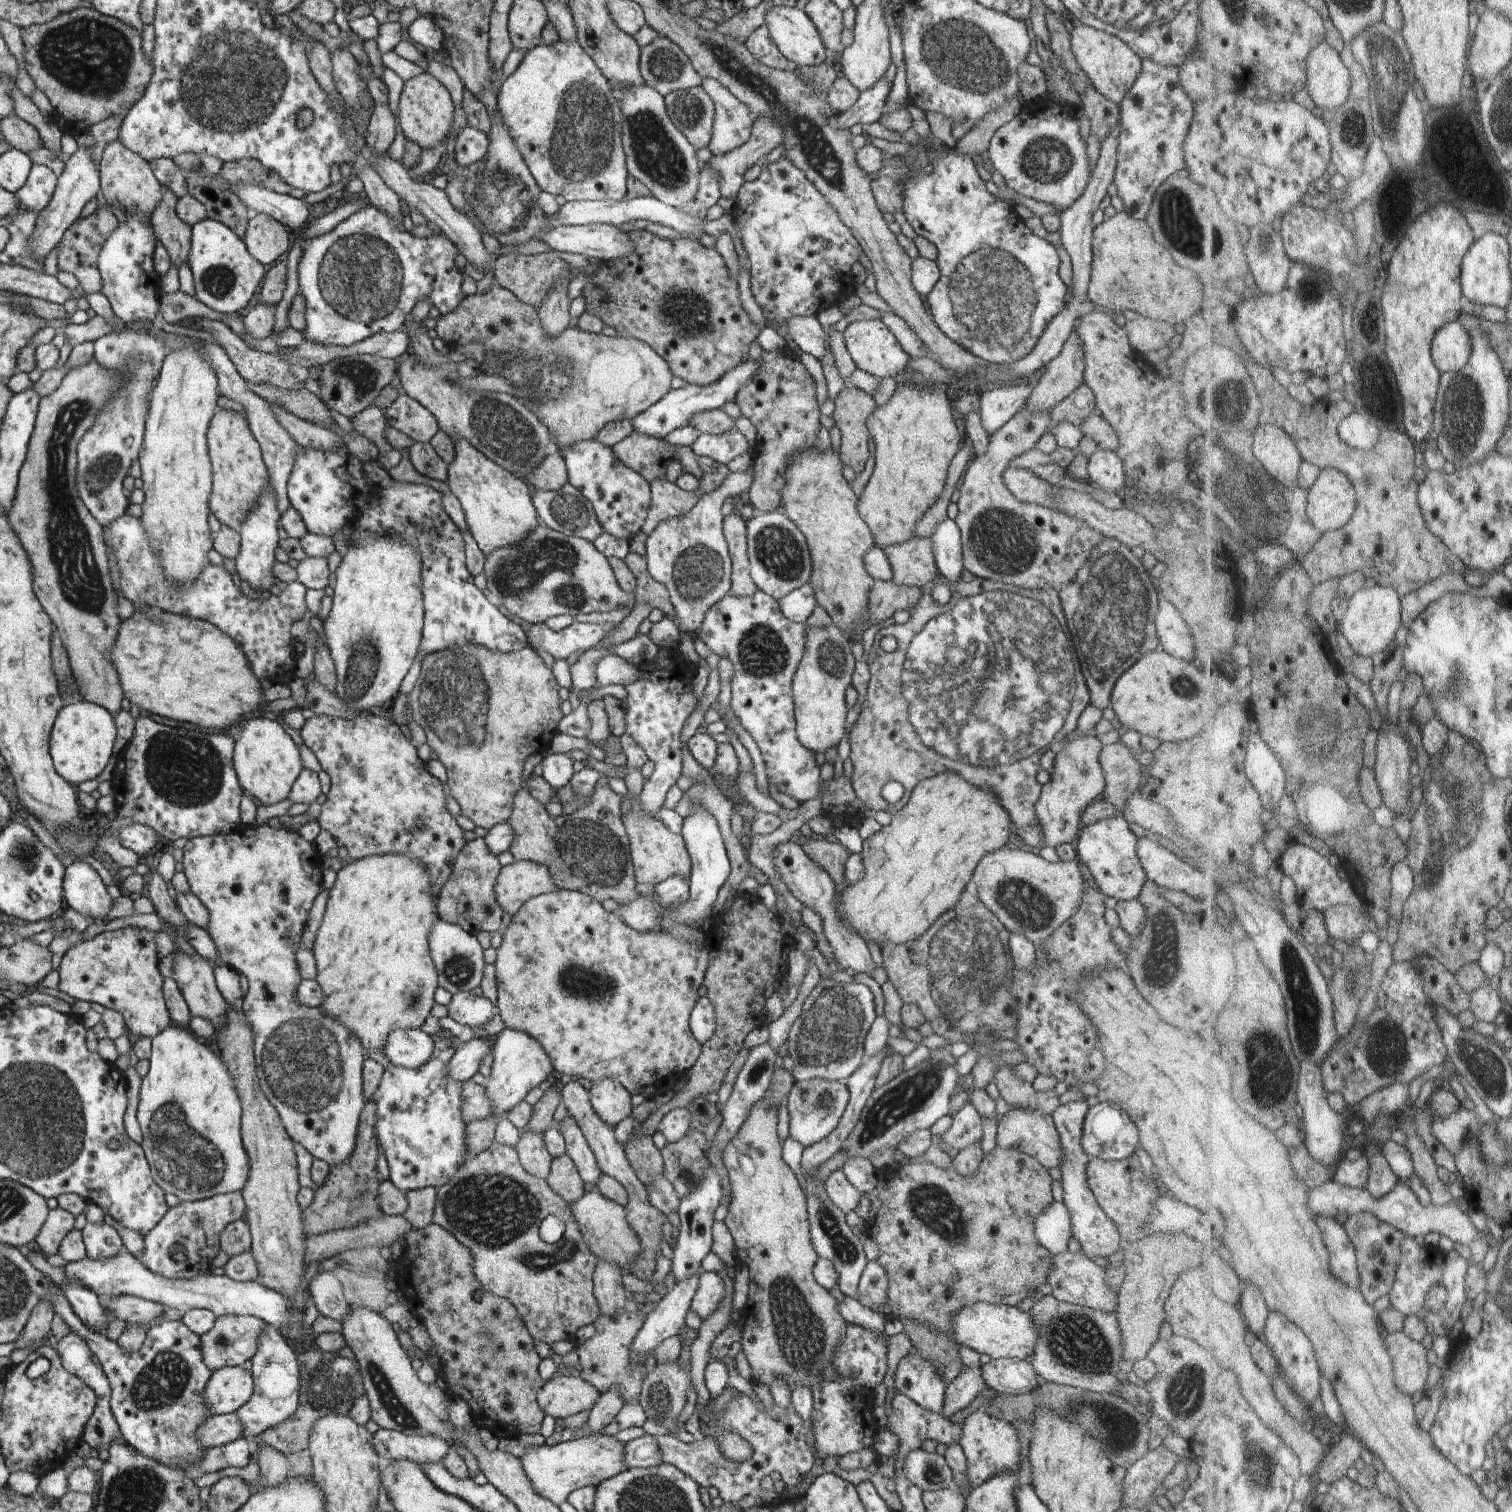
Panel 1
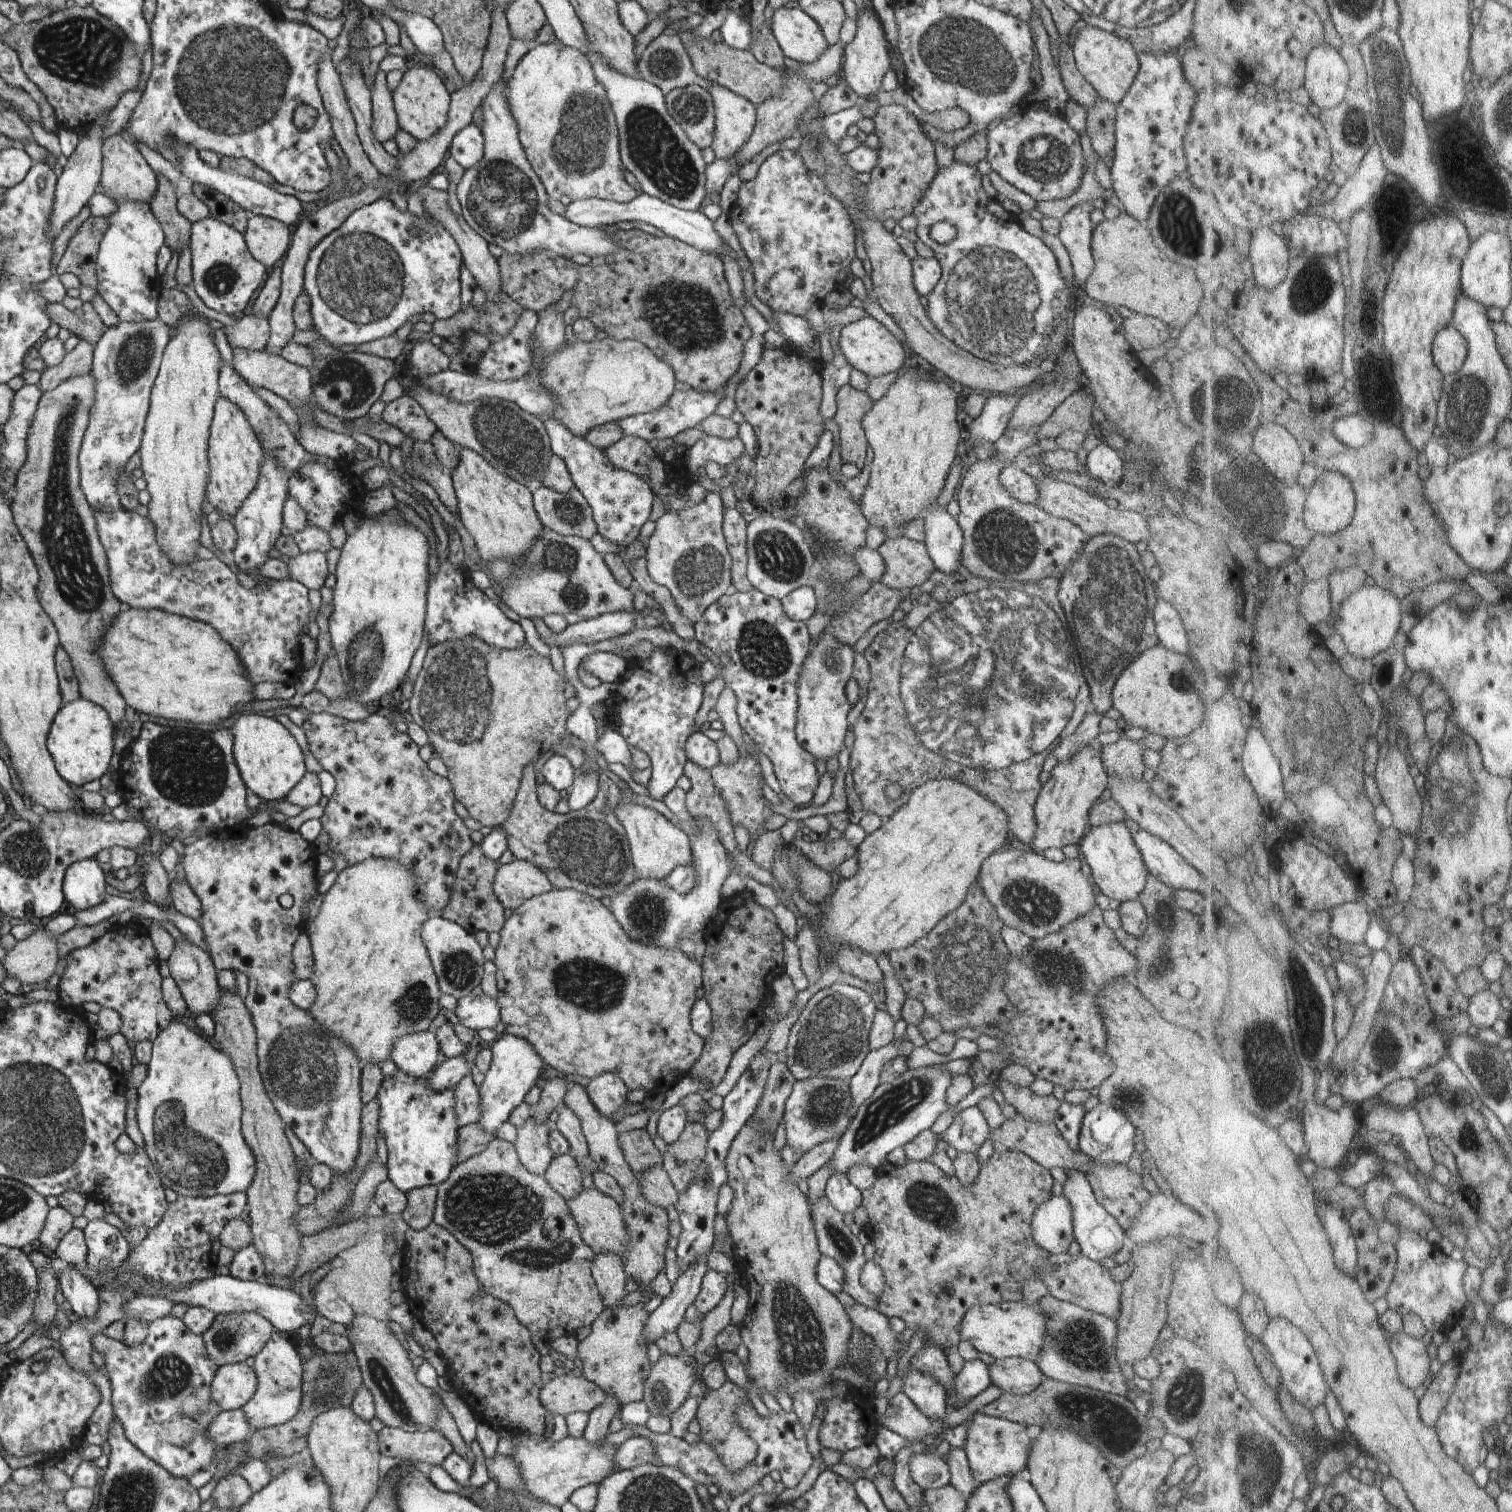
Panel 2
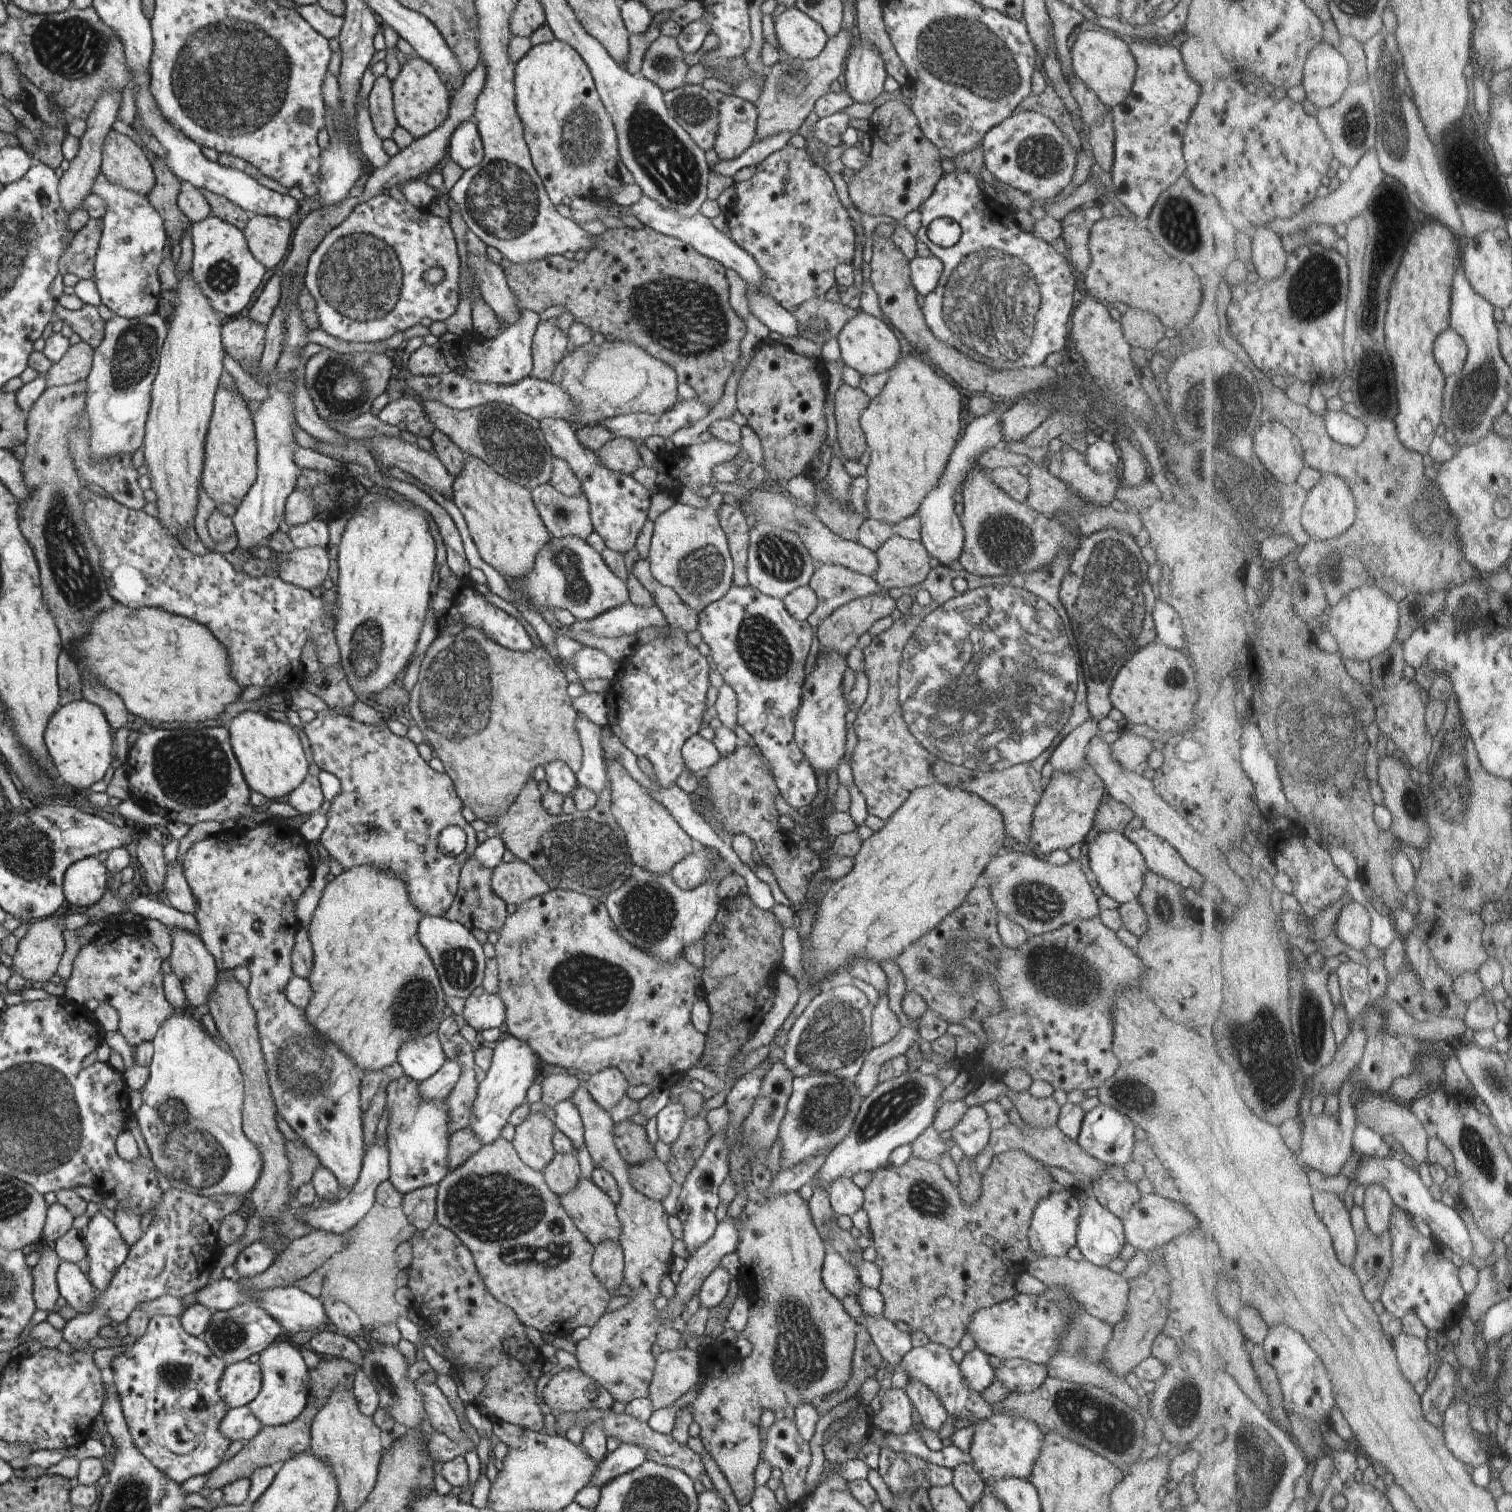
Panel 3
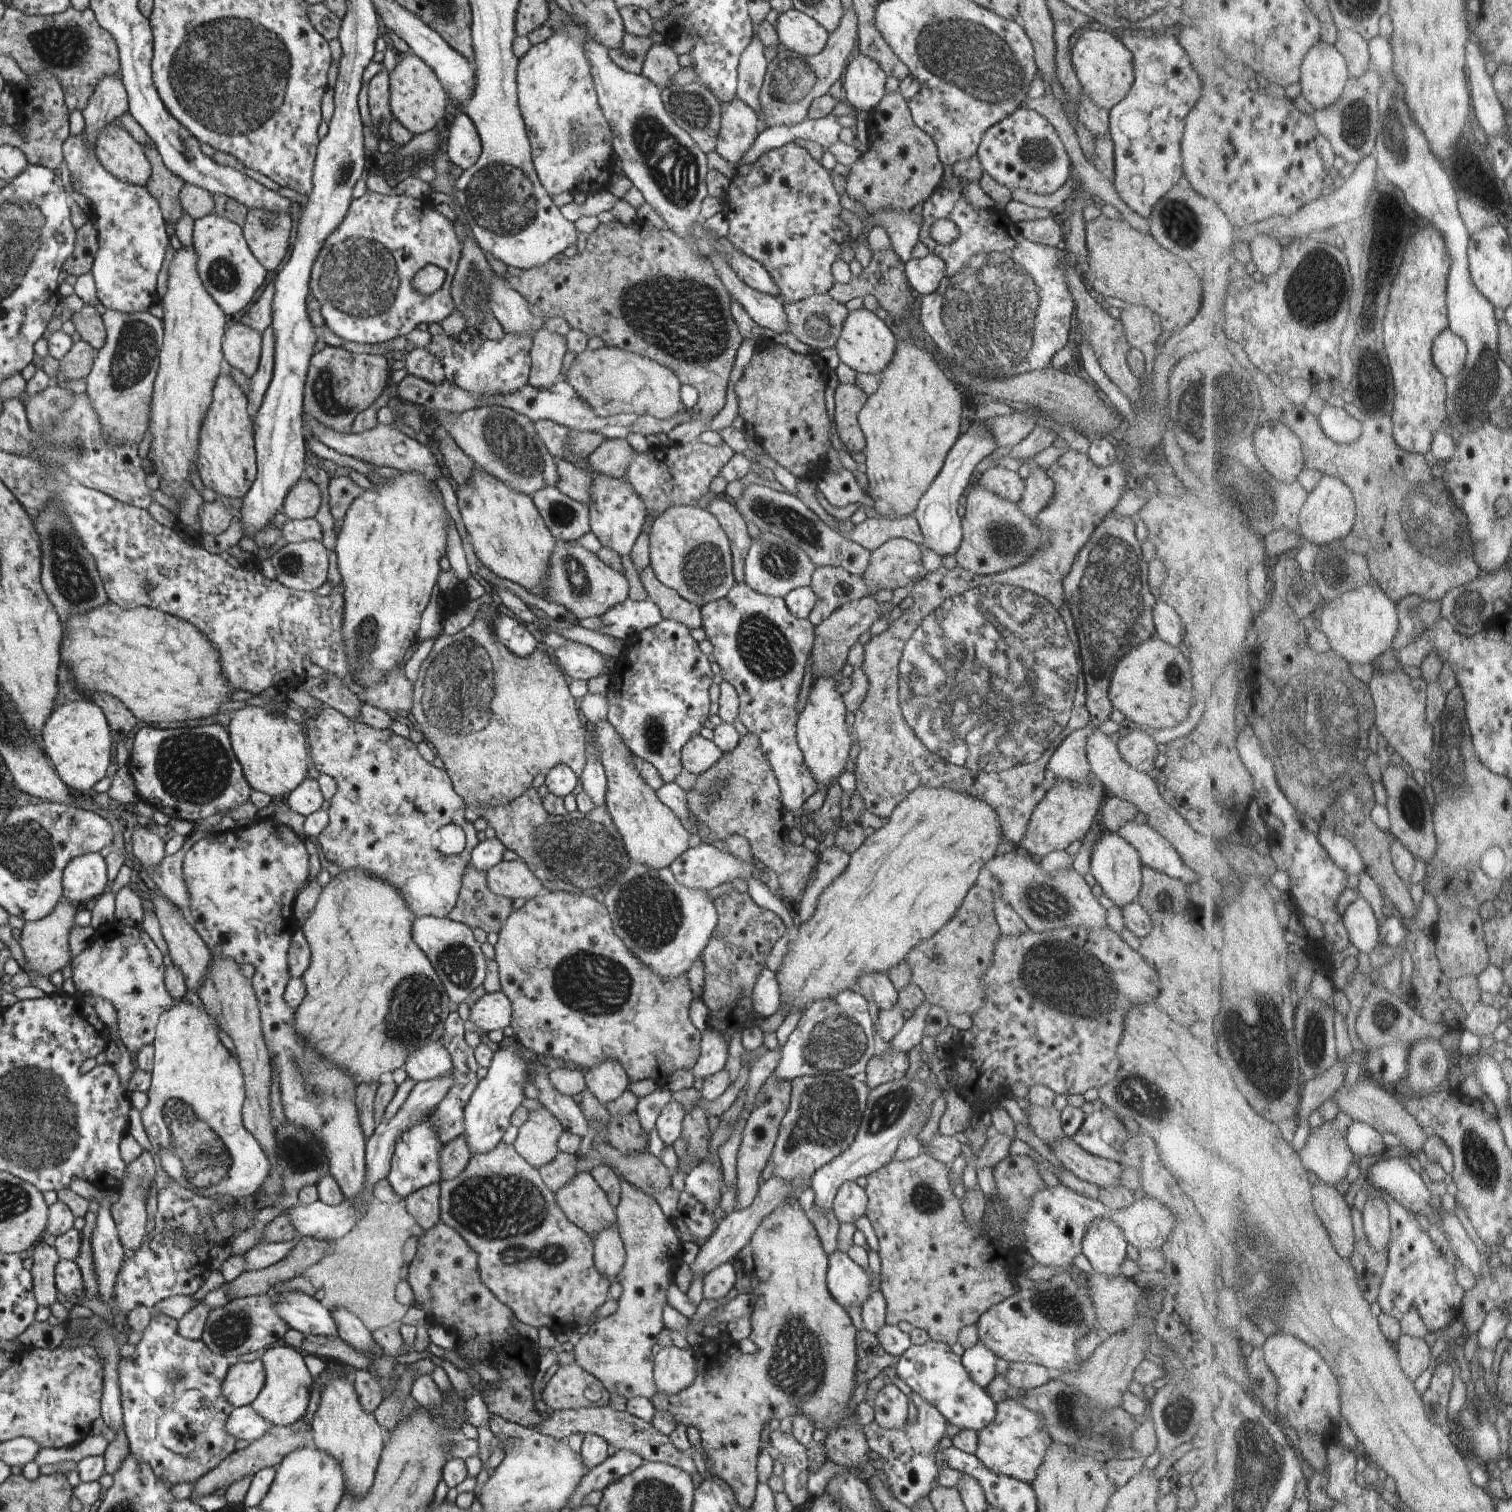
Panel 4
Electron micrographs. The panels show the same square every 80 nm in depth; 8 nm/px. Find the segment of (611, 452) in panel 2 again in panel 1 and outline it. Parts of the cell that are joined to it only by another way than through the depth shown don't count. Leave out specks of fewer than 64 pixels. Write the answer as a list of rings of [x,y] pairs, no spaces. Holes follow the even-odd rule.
[[[635,431],[618,442],[612,450],[624,465],[638,472],[648,483],[665,474],[673,459],[671,444]]]

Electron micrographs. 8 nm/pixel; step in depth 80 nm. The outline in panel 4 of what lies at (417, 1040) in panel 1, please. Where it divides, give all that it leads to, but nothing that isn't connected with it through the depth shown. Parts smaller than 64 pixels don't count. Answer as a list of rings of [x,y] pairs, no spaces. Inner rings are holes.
[[[434,1042],[406,1055],[403,1069],[407,1076],[417,1081],[427,1081],[445,1075],[453,1062],[442,1042]]]

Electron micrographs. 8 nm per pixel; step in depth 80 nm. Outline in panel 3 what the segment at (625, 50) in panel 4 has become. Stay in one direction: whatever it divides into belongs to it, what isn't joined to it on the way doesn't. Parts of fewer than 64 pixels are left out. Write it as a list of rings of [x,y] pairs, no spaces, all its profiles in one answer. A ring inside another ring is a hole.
[[[665,10],[656,13],[650,23],[650,26],[644,32],[637,35],[630,35],[630,54],[627,62],[622,65],[628,72],[631,72],[632,74],[640,74],[645,52],[648,50],[648,47],[652,44],[652,42],[661,35],[660,24],[672,19],[671,12],[673,11]]]

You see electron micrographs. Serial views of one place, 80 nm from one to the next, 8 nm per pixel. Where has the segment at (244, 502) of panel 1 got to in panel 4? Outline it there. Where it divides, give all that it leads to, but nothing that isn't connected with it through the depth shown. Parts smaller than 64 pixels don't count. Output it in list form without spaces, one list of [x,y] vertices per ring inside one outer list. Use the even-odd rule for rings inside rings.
[[[221,376],[217,380],[213,388],[213,404],[201,428],[197,468],[205,488],[214,490],[219,499],[243,499],[257,480],[257,432],[249,406],[246,388],[242,388],[234,376]]]

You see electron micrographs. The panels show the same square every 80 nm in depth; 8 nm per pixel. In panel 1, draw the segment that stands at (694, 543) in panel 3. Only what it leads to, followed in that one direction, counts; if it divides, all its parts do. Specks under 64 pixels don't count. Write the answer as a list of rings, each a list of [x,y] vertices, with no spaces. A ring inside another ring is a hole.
[[[720,488],[704,494],[687,514],[662,520],[646,540],[645,570],[648,570],[649,576],[655,582],[668,588],[670,601],[674,606],[674,616],[669,618],[679,630],[684,632],[696,633],[696,630],[702,626],[710,607],[729,595],[731,591],[731,559],[723,534],[725,517],[721,510],[726,496],[728,492]]]

